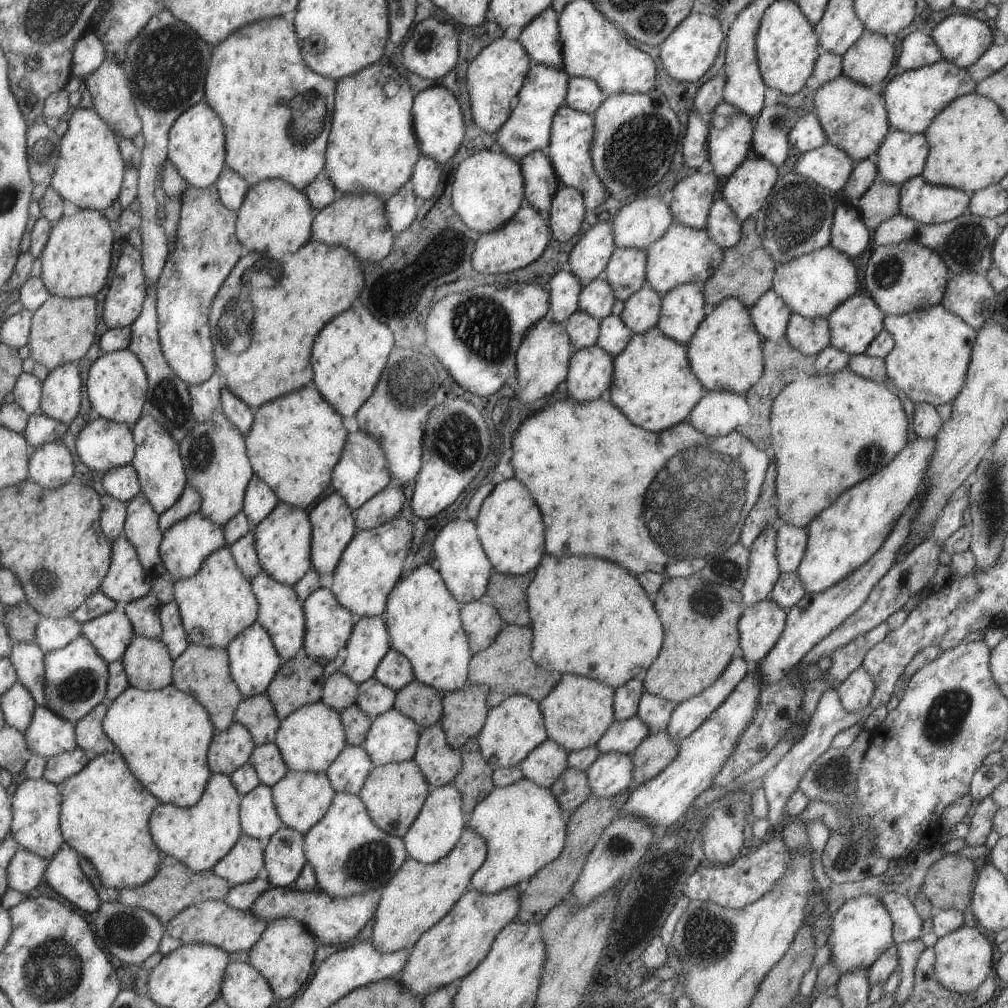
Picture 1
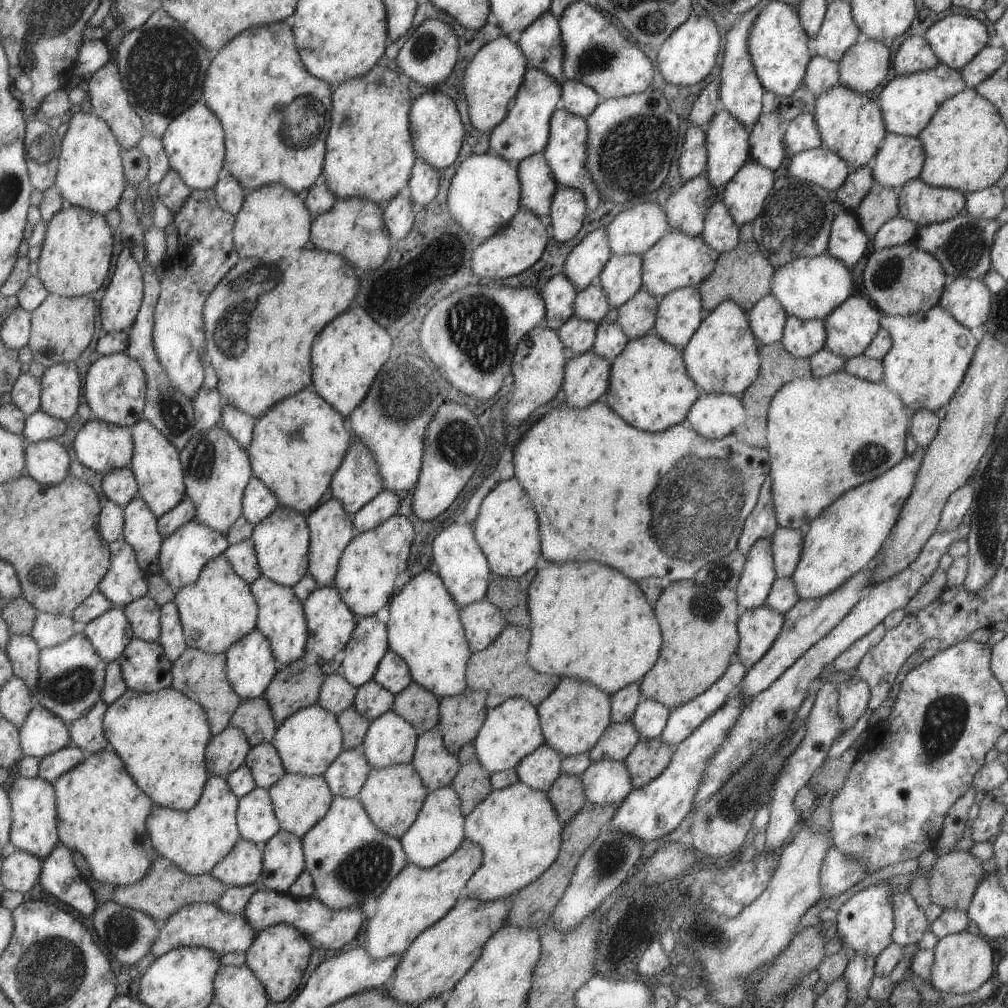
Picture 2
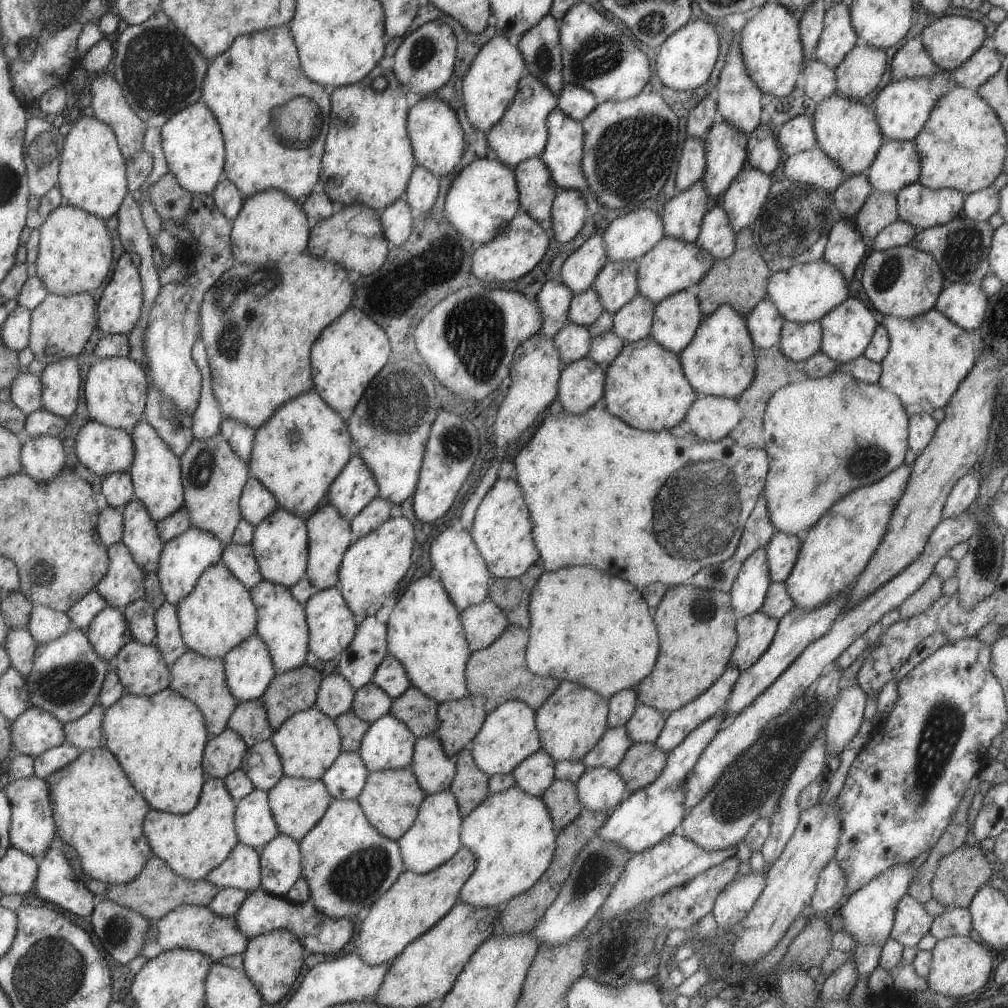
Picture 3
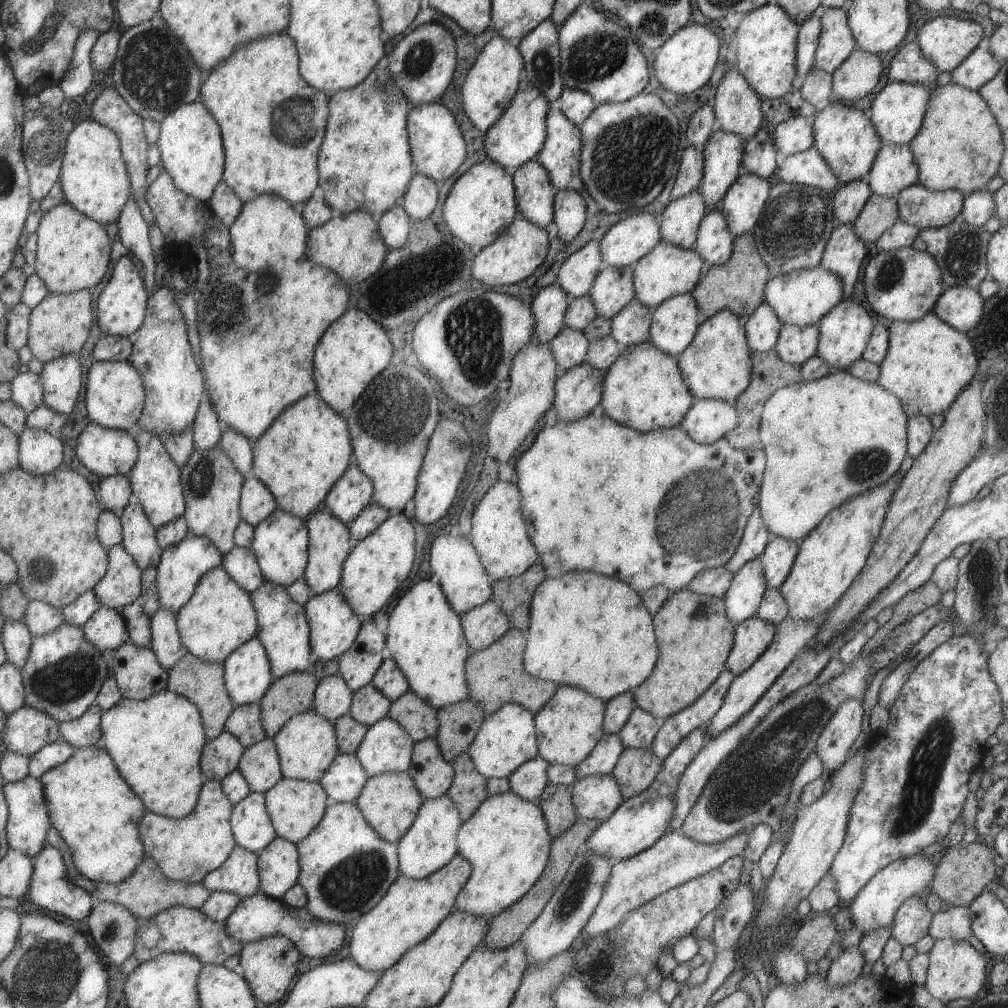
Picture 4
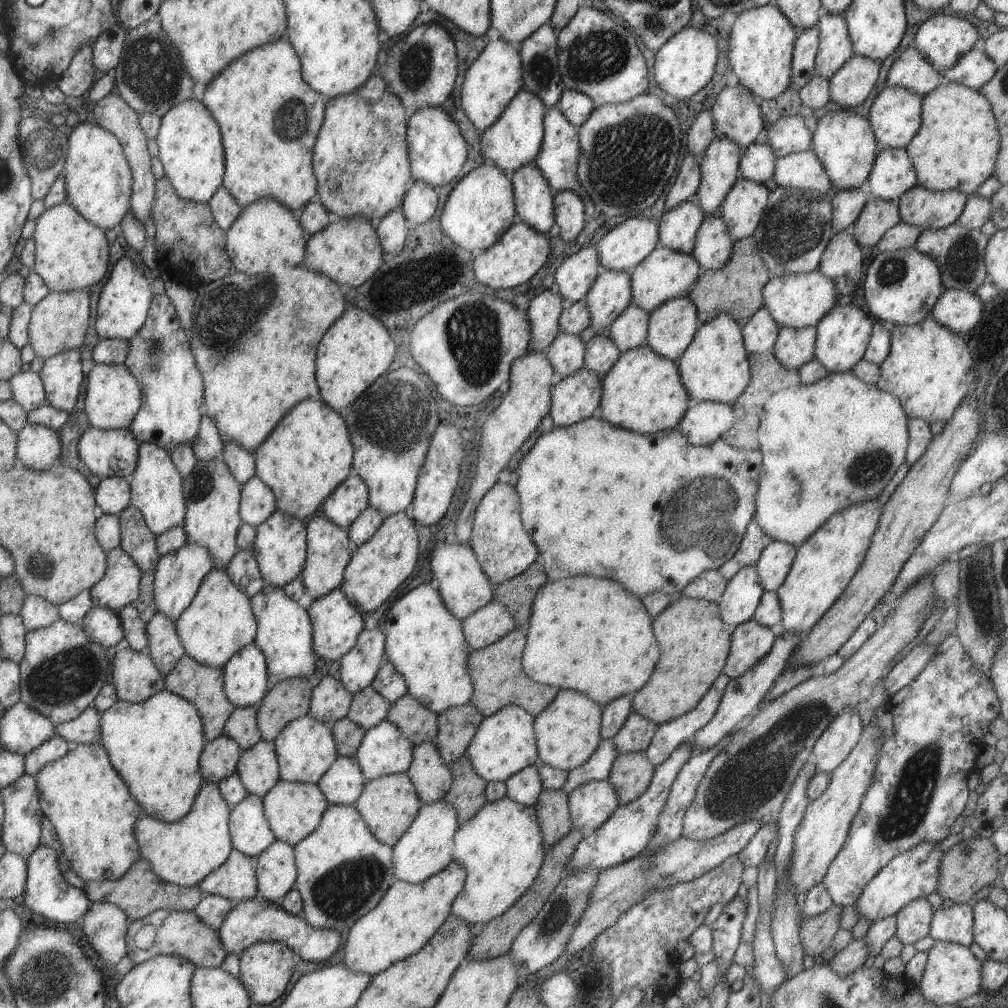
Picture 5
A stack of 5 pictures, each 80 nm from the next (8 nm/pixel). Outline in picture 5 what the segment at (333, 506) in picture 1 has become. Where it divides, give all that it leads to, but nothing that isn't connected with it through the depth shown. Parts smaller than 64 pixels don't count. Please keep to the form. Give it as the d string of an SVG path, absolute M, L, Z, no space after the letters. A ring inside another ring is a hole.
M323 513L313 515L307 522L305 521L305 524L306 561L299 578L302 580L307 594L316 599L340 586L344 566L349 562L352 553L349 550L348 532L329 521Z

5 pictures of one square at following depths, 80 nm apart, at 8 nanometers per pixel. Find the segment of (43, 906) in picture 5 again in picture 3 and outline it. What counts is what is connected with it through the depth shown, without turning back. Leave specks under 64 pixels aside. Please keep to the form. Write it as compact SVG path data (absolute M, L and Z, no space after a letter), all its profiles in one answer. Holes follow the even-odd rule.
M55 846L47 849L43 858L38 862L33 891L41 900L47 900L49 905L60 906L63 912L71 912L75 916L89 916L97 900L92 892L76 877L71 865L67 862L63 852Z

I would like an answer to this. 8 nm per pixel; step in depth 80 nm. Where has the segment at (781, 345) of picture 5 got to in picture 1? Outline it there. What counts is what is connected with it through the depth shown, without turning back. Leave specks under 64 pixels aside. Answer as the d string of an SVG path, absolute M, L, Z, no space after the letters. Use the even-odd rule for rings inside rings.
M791 313L785 330L788 343L805 356L816 355L830 344L829 325L824 318L805 318Z

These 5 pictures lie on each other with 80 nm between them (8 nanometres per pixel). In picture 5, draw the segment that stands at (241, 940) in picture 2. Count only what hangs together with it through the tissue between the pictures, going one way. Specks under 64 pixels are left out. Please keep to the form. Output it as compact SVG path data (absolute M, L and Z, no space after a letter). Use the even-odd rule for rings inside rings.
M161 909L153 911L146 917L143 917L143 924L155 924L155 942L147 950L139 950L131 936L139 930L139 919L135 919L128 924L125 940L127 943L129 958L135 964L141 961L149 960L155 955L177 955L186 958L197 967L219 967L224 958L230 953L220 944L218 930L207 926L193 911L178 911L173 909Z

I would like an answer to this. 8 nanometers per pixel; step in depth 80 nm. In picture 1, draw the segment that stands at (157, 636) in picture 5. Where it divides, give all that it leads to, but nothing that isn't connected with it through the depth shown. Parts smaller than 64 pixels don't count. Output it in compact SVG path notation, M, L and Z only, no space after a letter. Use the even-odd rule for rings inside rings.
M174 600L160 606L159 618L162 626L160 639L168 648L170 657L174 659L189 643Z

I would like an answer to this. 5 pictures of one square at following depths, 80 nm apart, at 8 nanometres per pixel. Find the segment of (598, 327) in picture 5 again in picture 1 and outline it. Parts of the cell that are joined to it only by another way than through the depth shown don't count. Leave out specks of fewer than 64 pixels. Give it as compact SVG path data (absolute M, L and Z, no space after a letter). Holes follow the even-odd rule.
M615 247L604 268L603 277L611 286L615 298L625 302L646 281L645 271L646 251Z

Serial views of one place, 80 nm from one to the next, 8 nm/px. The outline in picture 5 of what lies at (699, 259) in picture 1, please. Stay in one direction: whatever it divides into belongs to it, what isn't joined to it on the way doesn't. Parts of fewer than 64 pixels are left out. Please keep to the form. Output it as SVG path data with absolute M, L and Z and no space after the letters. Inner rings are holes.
M655 247L639 264L629 270L632 302L650 313L669 299L687 297L699 276L699 263L692 254L680 253L667 247Z

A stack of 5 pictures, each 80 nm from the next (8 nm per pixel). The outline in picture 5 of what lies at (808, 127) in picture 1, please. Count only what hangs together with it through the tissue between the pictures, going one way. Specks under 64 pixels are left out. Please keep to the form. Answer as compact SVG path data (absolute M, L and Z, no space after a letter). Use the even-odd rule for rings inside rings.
M801 115L779 117L774 123L770 123L767 138L767 144L776 158L807 151L812 143L812 133L805 127L805 120Z

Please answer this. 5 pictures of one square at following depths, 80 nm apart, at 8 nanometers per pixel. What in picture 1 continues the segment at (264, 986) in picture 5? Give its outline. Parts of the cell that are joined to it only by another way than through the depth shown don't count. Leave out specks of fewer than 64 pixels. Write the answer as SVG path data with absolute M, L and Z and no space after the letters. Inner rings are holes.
M287 917L269 921L259 940L248 950L248 963L257 969L274 992L275 998L293 996L309 978L317 940L294 918Z

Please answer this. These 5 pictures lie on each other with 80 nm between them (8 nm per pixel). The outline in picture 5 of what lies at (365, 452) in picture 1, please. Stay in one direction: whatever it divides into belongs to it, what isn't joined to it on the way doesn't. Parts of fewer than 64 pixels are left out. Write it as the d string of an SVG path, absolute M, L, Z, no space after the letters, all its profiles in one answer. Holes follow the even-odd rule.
M351 466L347 478L344 478L343 482L340 482L325 498L323 514L333 524L347 531L349 525L367 506L367 485Z

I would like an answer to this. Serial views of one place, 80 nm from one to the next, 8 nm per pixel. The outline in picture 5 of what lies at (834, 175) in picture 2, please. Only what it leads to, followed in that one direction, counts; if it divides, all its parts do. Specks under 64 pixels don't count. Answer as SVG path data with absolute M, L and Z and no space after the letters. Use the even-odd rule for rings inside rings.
M812 150L777 157L772 176L780 187L817 191L821 196L833 187L821 161Z

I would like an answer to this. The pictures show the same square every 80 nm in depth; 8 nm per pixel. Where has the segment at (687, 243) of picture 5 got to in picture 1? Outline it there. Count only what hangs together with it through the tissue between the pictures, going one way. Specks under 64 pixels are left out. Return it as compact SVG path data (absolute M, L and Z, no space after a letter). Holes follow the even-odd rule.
M707 170L701 173L683 172L672 188L669 210L675 223L692 229L705 229L708 210L717 190L716 174Z

